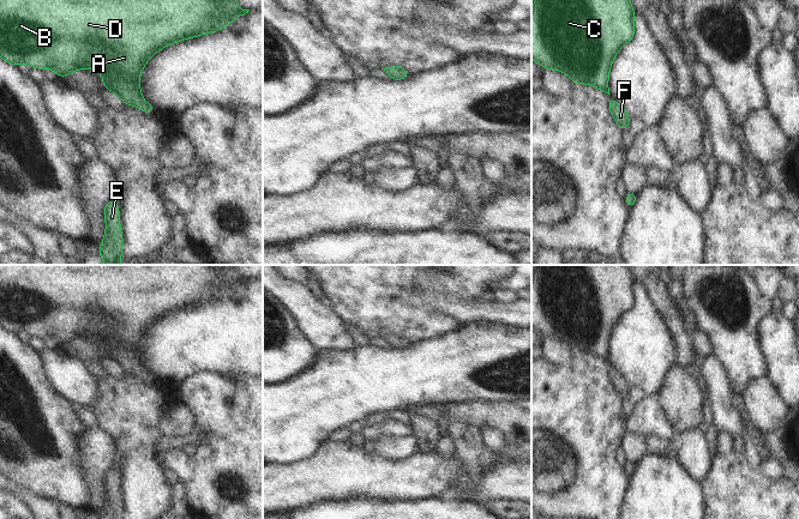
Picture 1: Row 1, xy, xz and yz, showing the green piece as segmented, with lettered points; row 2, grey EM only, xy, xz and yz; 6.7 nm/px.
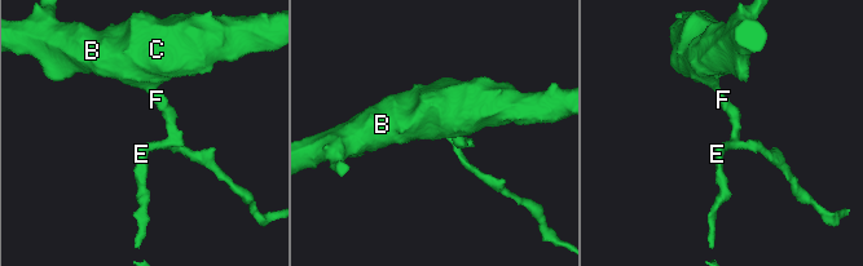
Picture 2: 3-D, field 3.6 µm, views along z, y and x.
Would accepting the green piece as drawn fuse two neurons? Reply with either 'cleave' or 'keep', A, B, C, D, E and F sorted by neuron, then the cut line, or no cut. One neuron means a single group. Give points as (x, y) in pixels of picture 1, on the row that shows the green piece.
keep; groups A B C D E F; cut none

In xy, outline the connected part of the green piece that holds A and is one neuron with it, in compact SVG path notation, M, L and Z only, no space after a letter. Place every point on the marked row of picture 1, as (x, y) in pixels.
M0 0L0 58L11 65L24 62L30 68L37 67L42 71L50 67L58 77L66 77L76 70L94 68L102 76L103 87L115 92L126 105L136 105L146 114L154 114L155 107L143 99L139 87L139 73L149 59L172 43L216 32L248 11L241 10L235 0Z

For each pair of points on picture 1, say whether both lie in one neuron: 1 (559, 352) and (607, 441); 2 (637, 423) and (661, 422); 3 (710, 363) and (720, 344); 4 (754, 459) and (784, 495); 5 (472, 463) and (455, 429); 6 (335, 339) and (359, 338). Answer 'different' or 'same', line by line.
1: different
2: same
3: different
4: different
5: same
6: different

